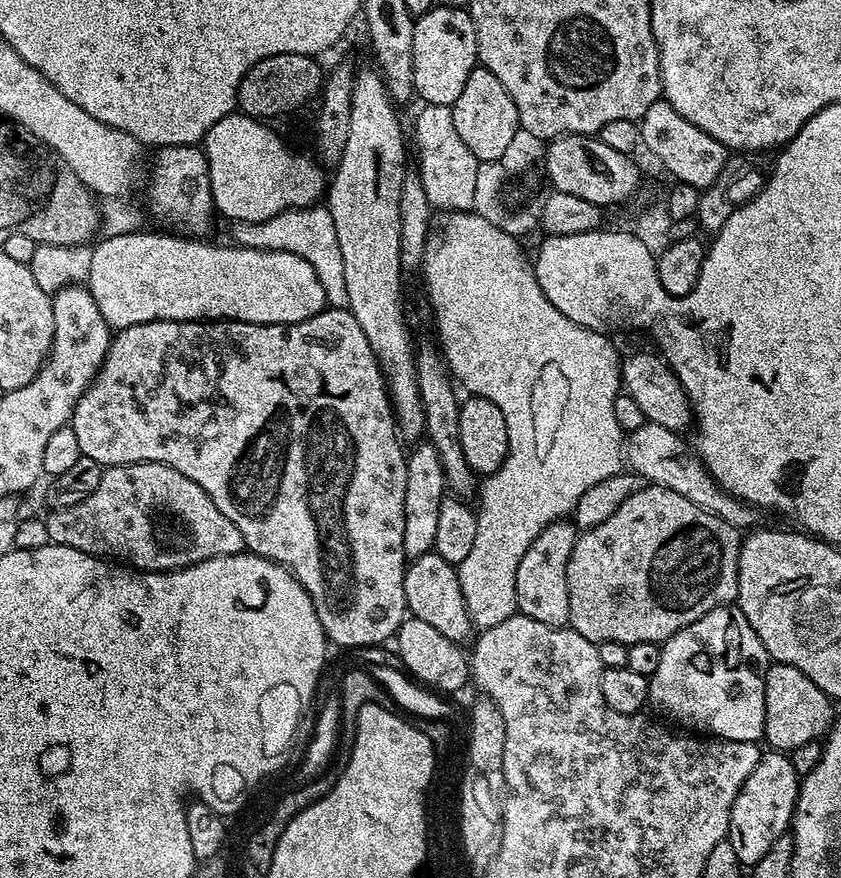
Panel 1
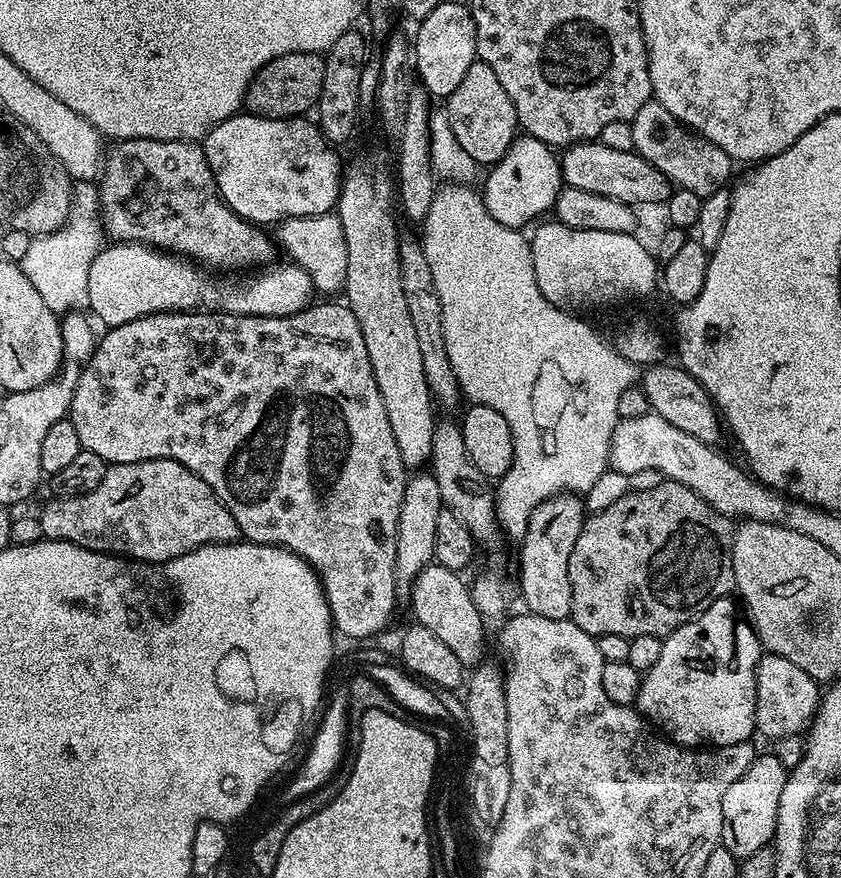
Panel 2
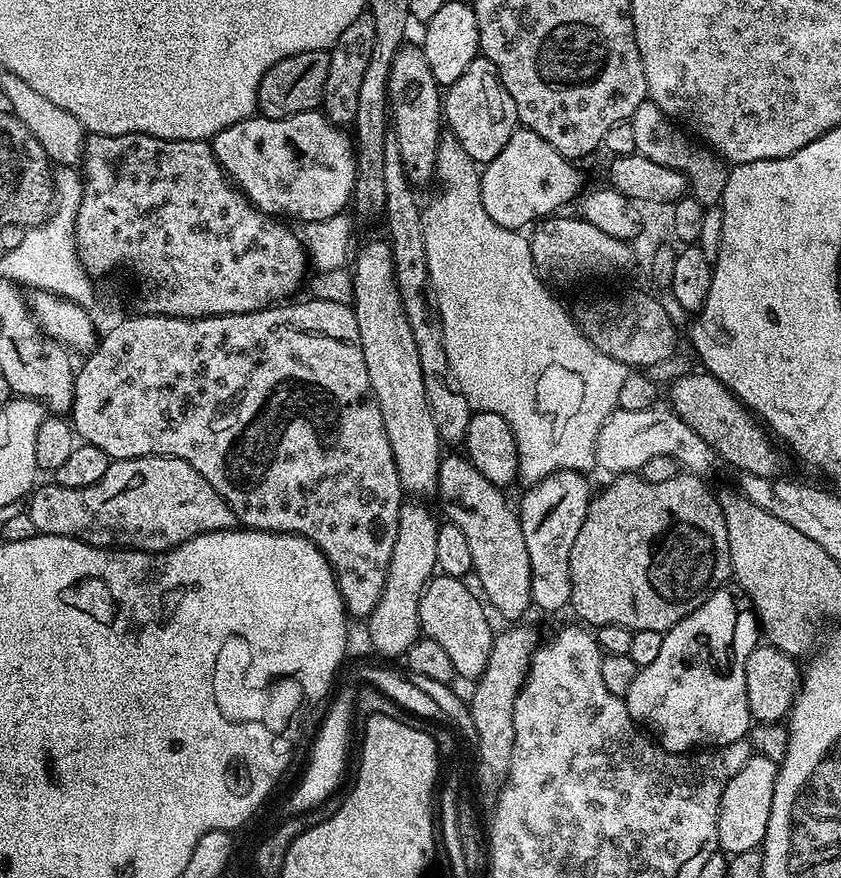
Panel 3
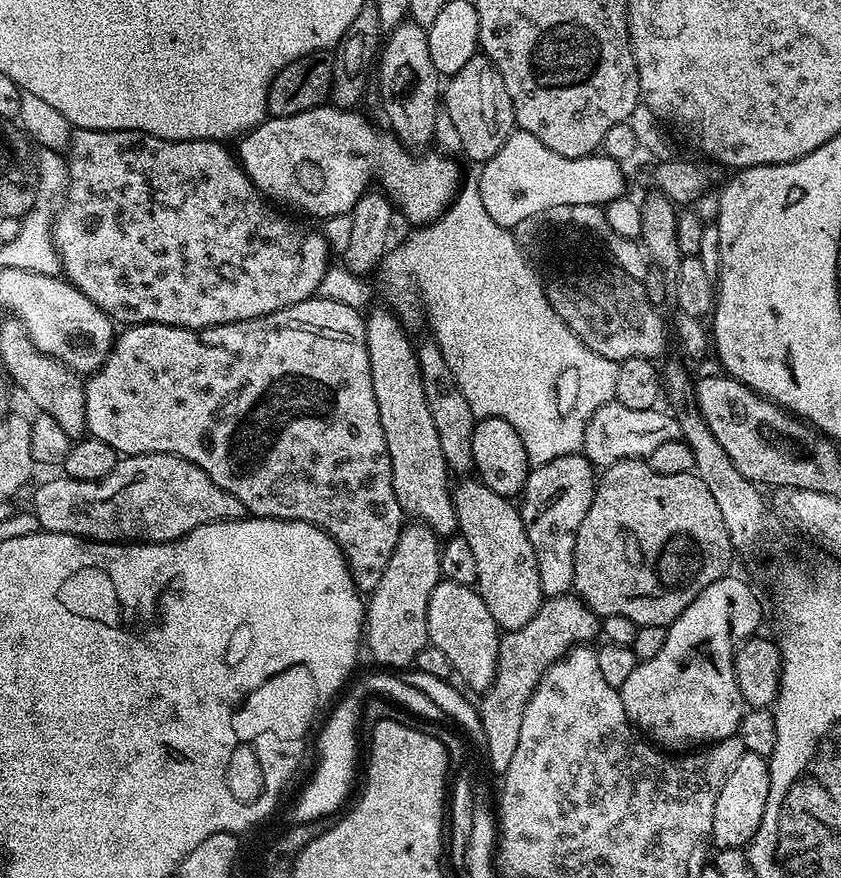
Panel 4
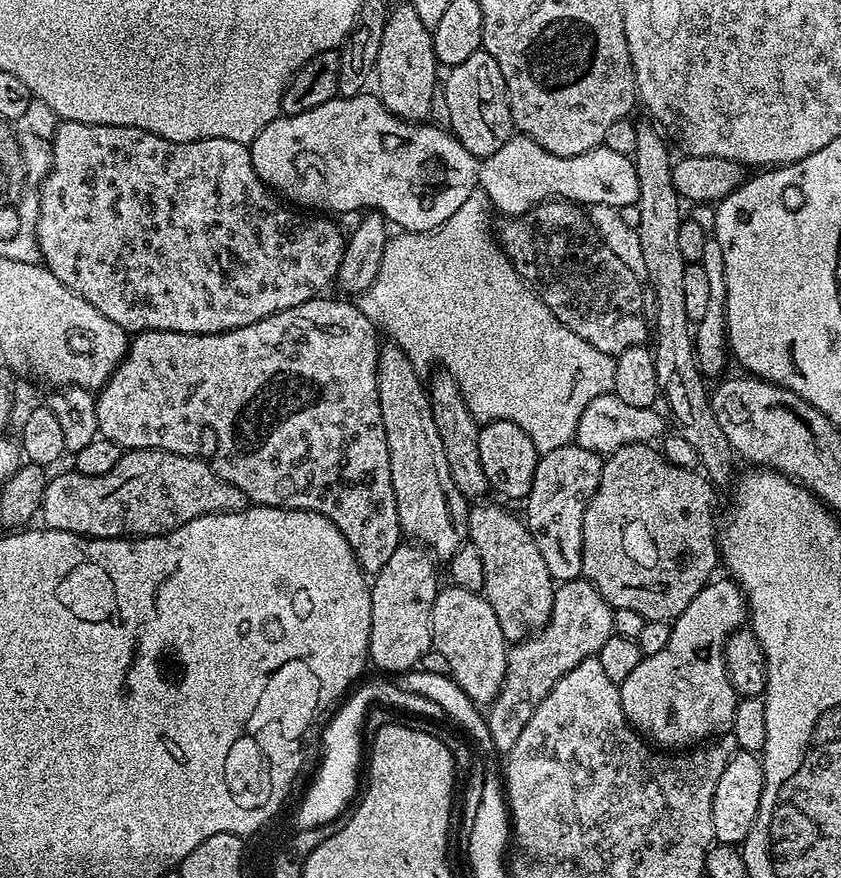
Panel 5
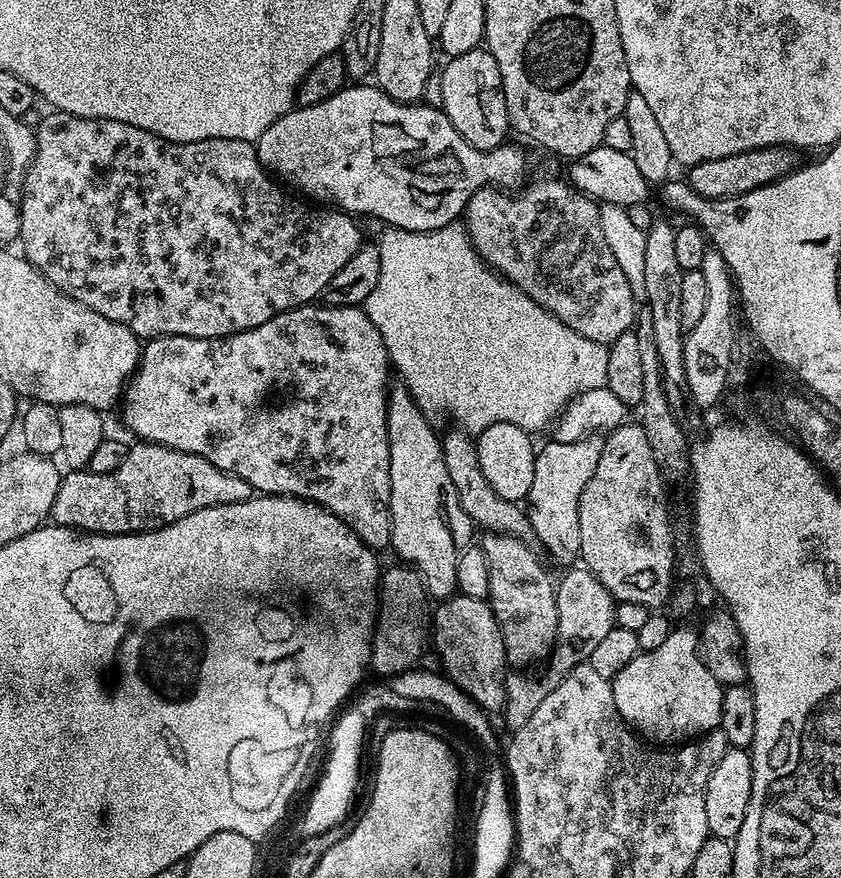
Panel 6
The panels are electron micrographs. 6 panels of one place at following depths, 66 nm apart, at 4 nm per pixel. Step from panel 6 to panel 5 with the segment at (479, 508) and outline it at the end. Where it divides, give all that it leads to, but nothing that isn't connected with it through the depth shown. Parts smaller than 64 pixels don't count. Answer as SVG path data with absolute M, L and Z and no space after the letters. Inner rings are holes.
M436 370L427 381L428 401L432 407L434 426L438 426L438 438L442 438L442 451L446 453L446 466L450 466L450 478L465 498L480 498L489 491L486 470L482 470L482 458L478 454L478 438L481 425L470 414L462 398L460 387L449 372Z

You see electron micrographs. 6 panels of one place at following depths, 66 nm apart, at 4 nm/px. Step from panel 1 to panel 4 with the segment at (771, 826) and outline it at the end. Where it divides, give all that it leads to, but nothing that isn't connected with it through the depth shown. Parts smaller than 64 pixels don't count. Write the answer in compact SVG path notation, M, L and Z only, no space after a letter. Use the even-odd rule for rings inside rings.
M744 752L734 770L722 782L718 802L714 806L714 826L712 827L712 844L717 849L744 848L751 844L758 826L762 826L762 814L766 814L766 797L770 795L770 770L765 757Z

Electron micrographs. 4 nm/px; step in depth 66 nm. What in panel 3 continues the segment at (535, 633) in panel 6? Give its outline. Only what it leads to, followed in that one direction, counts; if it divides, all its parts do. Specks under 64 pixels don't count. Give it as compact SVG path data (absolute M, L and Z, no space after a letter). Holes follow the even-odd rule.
M441 455L440 473L438 474L438 497L440 504L444 507L447 519L462 534L466 534L470 554L474 558L472 567L474 577L480 583L479 591L483 599L489 605L493 604L508 622L516 622L520 615L527 608L533 607L532 603L532 571L530 570L530 554L526 554L526 538L522 538L522 526L515 507L508 505L508 500L504 497L505 493L494 482L490 482L483 474L478 474L478 470L470 463L467 455L460 456Z

